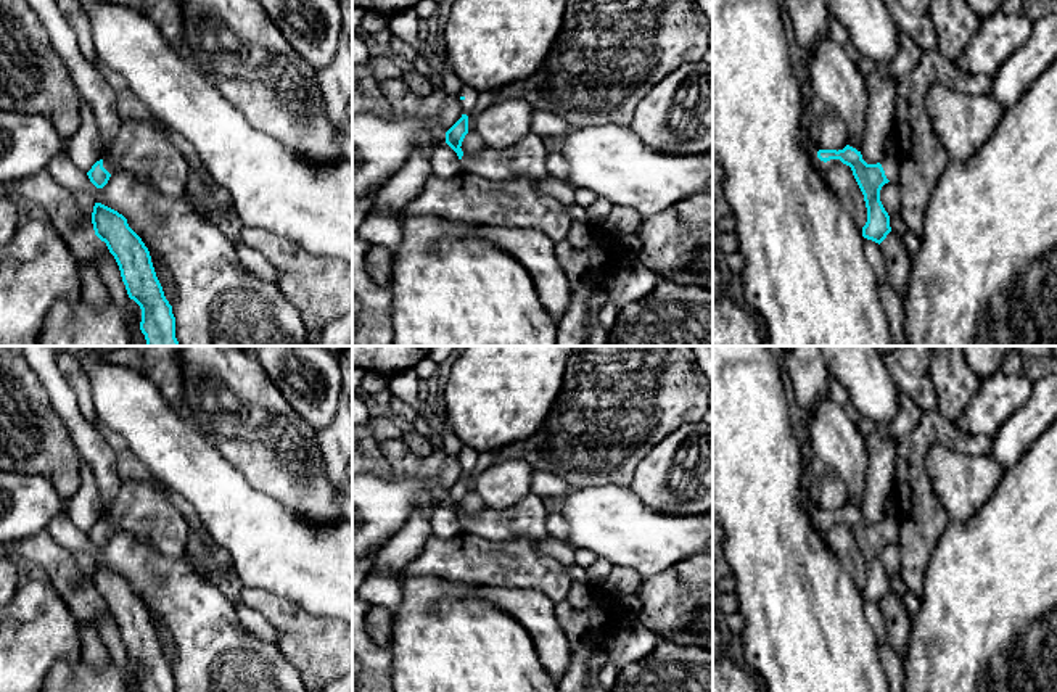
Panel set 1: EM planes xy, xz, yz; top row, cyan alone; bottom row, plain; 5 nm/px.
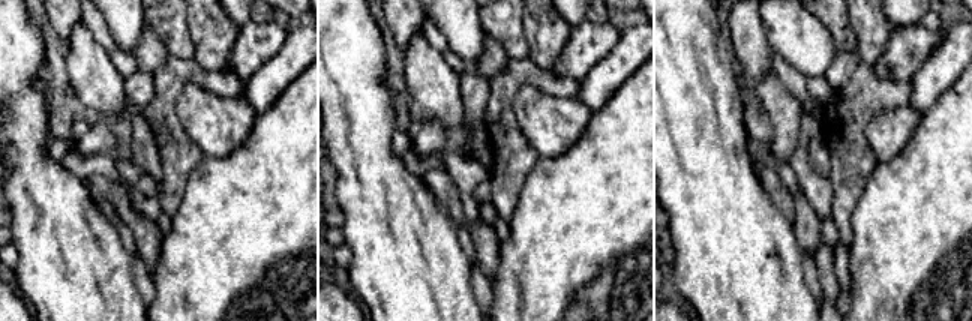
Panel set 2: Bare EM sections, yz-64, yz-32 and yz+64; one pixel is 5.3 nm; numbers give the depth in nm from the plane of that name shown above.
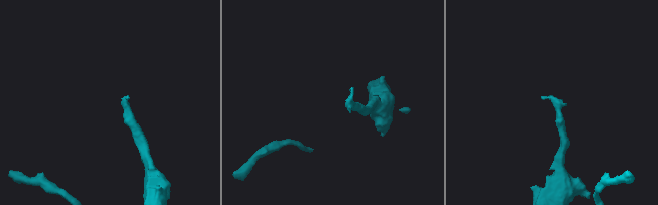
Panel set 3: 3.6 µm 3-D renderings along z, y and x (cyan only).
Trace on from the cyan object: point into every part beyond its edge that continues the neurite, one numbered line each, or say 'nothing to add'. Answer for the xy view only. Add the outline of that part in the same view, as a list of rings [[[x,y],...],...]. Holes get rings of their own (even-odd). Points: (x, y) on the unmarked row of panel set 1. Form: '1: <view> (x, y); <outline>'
1: xy (142, 509); [[[150,481],[121,483],[109,505],[103,528],[129,533],[138,544],[151,546],[161,555],[187,557],[188,525],[167,494]]]

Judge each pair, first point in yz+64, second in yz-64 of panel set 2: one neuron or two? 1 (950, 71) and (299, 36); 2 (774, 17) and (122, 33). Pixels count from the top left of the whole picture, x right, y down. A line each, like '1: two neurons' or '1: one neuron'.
1: one neuron
2: one neuron

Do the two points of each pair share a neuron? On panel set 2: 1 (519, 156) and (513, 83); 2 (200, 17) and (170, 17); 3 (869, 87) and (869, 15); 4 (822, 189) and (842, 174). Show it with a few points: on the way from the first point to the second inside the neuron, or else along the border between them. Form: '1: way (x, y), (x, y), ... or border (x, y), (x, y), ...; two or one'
1: way (507, 138), (504, 101); one
2: border (186, 15), (186, 27), (195, 51); two
3: border (861, 60), (873, 66); two
4: border (827, 177), (833, 195), (831, 216); two

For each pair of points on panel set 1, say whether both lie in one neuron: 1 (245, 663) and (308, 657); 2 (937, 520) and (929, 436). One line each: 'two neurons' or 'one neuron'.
1: two neurons
2: one neuron

